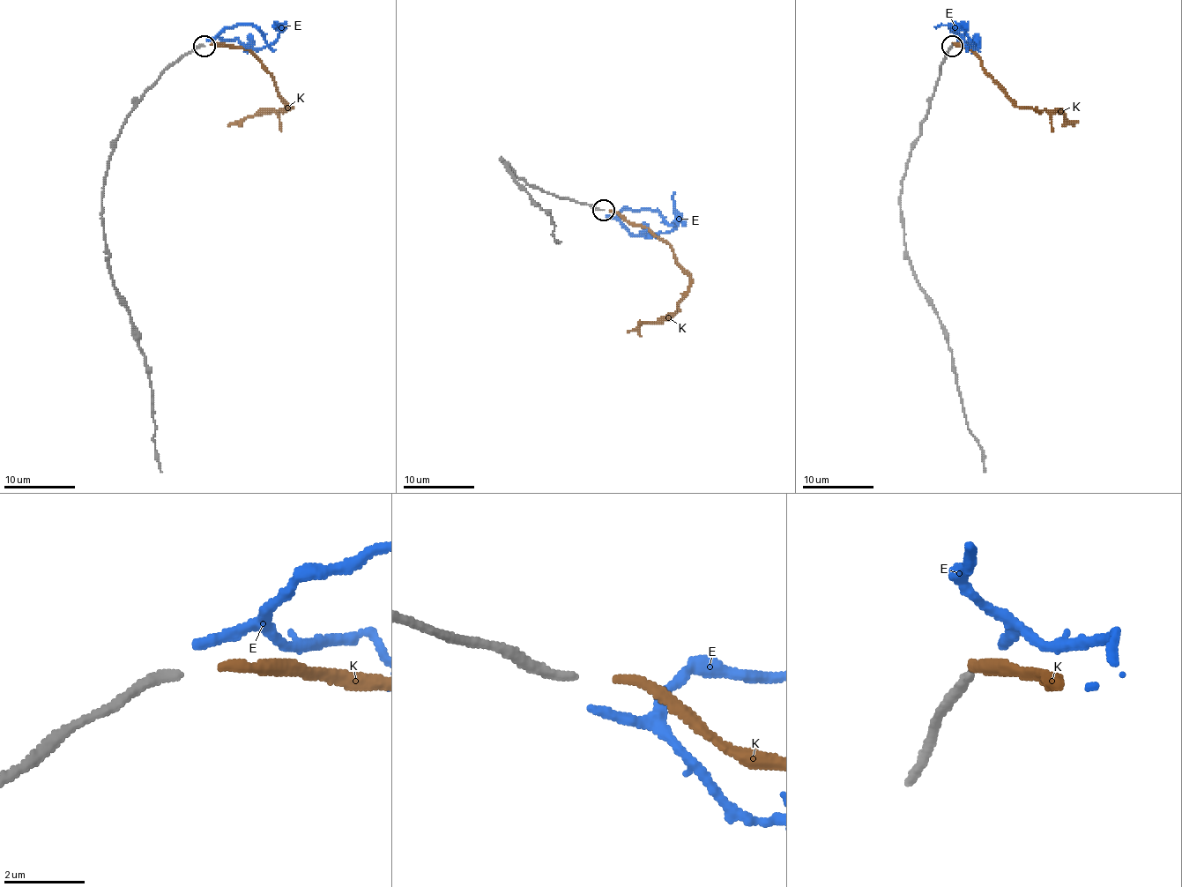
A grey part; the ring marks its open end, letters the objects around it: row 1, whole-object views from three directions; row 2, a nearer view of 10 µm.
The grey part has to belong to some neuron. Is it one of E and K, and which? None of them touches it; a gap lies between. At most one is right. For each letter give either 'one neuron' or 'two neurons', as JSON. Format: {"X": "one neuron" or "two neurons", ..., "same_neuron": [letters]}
{"E": "two neurons", "K": "one neuron", "same_neuron": ["K"]}

